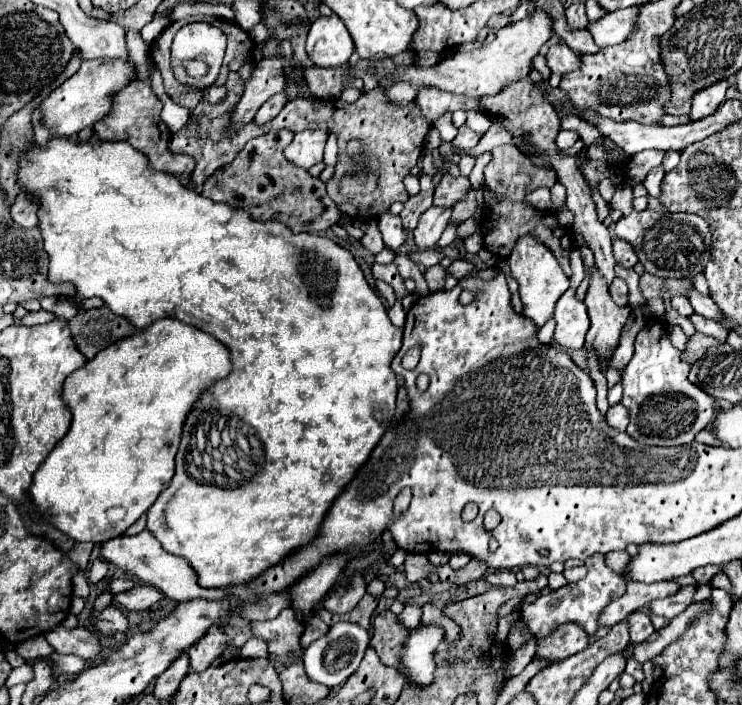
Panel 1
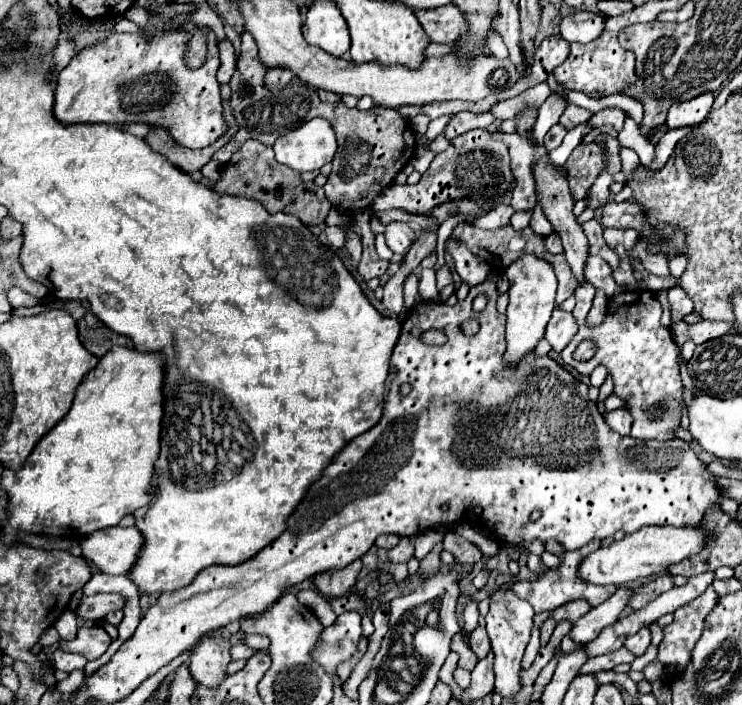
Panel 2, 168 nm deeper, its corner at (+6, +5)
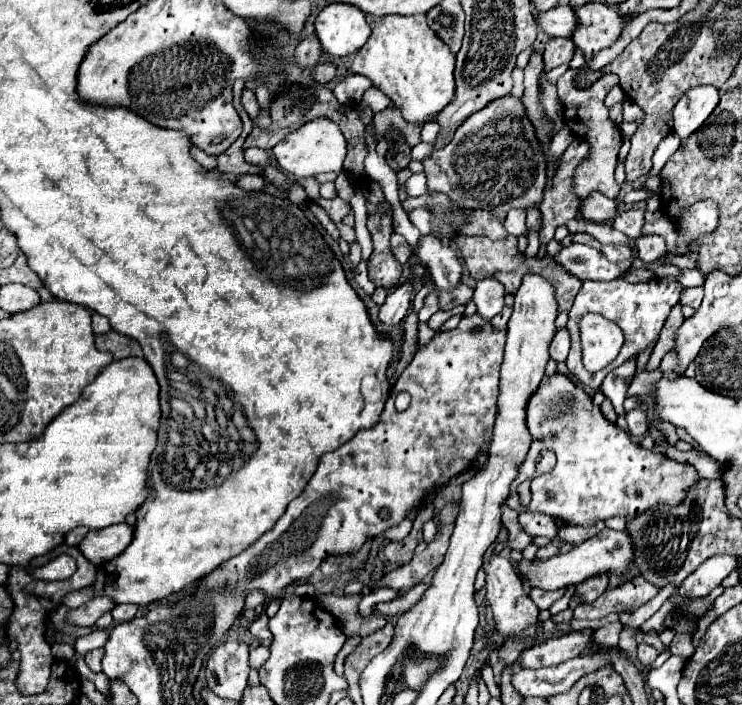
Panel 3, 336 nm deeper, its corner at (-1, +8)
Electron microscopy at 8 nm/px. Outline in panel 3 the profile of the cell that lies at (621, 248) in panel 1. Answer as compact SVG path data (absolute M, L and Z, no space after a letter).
M627 210L619 212L613 220L613 228L627 234L629 238L639 238L641 228L643 228L643 210Z

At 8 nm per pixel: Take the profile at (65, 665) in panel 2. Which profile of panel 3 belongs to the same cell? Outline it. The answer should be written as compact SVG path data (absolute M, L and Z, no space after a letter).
M97 648L97 650L91 650L87 656L85 656L85 662L87 666L93 670L93 672L101 672L101 658L103 658L105 650L103 648Z

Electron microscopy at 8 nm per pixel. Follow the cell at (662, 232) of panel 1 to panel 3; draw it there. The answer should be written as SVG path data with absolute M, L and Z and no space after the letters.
M591 192L589 198L581 200L577 210L585 220L591 220L591 222L605 222L617 216L615 200L605 198L601 192Z

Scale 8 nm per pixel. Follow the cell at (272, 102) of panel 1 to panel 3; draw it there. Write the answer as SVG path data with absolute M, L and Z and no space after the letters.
M315 34L307 36L307 38L297 46L297 50L295 50L295 60L297 60L297 64L303 66L303 68L305 68L305 66L313 68L321 58L323 58L323 48L321 48L321 42L319 42L319 38L317 38Z

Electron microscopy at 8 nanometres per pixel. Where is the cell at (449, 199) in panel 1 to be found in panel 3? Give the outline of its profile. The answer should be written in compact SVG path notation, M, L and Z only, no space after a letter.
M469 210L469 224L461 226L459 232L463 234L477 234L477 236L487 236L491 240L503 240L507 230L503 228L501 222L497 222L497 218L487 212L487 210Z

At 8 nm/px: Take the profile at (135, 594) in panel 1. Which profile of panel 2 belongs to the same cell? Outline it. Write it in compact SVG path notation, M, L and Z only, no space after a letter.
M96 593L92 597L82 597L76 609L76 615L86 621L98 621L108 611L124 609L124 605L126 605L126 599L120 593Z

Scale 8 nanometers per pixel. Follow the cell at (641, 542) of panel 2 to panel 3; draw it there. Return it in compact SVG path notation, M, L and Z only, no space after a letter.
M603 528L599 534L585 540L583 544L571 548L565 554L555 554L547 560L537 560L537 558L535 560L519 560L517 572L523 576L523 580L531 588L559 590L569 584L581 584L585 578L591 578L601 572L623 572L631 562L633 562L633 550L631 550L629 536L625 532L615 532L615 530Z

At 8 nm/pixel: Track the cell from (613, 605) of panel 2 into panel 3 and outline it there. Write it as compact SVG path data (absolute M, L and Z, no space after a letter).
M581 630L567 634L563 638L547 640L539 646L533 646L521 654L521 668L545 668L545 666L557 666L565 660L571 660L581 654L581 650L587 648L589 636L593 630Z

